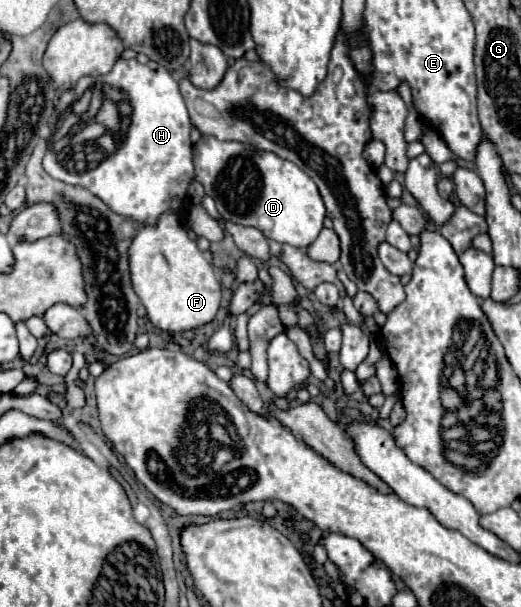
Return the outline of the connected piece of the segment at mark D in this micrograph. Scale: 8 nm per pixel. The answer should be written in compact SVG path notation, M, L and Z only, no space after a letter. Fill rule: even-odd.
M202 135L194 143L196 179L204 185L206 195L216 201L216 209L228 221L258 227L268 239L308 249L324 229L326 207L316 183L292 161L276 153L258 153L246 143L220 141Z

